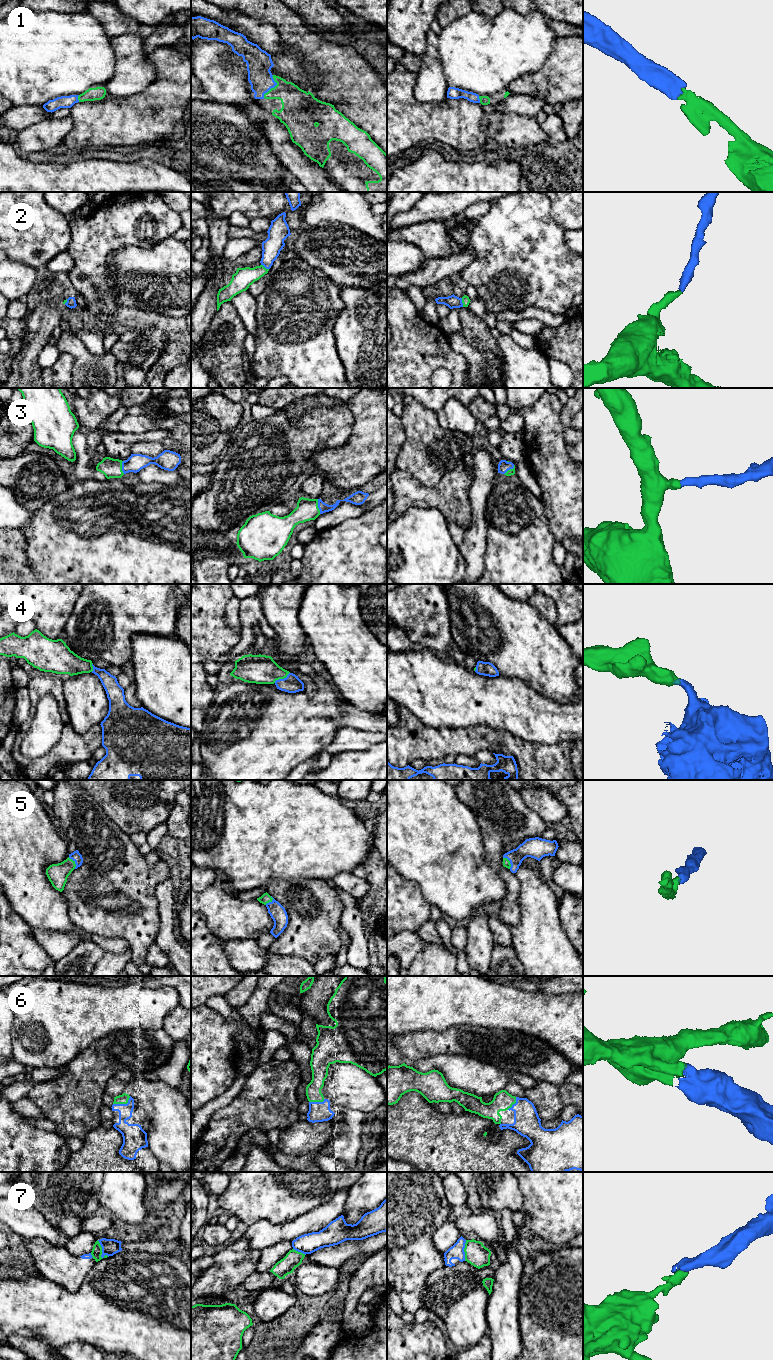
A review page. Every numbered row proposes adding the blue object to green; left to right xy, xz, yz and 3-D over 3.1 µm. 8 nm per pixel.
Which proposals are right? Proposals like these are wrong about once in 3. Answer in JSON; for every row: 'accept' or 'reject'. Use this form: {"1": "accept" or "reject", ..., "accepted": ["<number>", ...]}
{"1": "accept", "2": "accept", "3": "accept", "4": "accept", "5": "accept", "6": "accept", "7": "reject", "accepted": ["1", "2", "3", "4", "5", "6"]}

